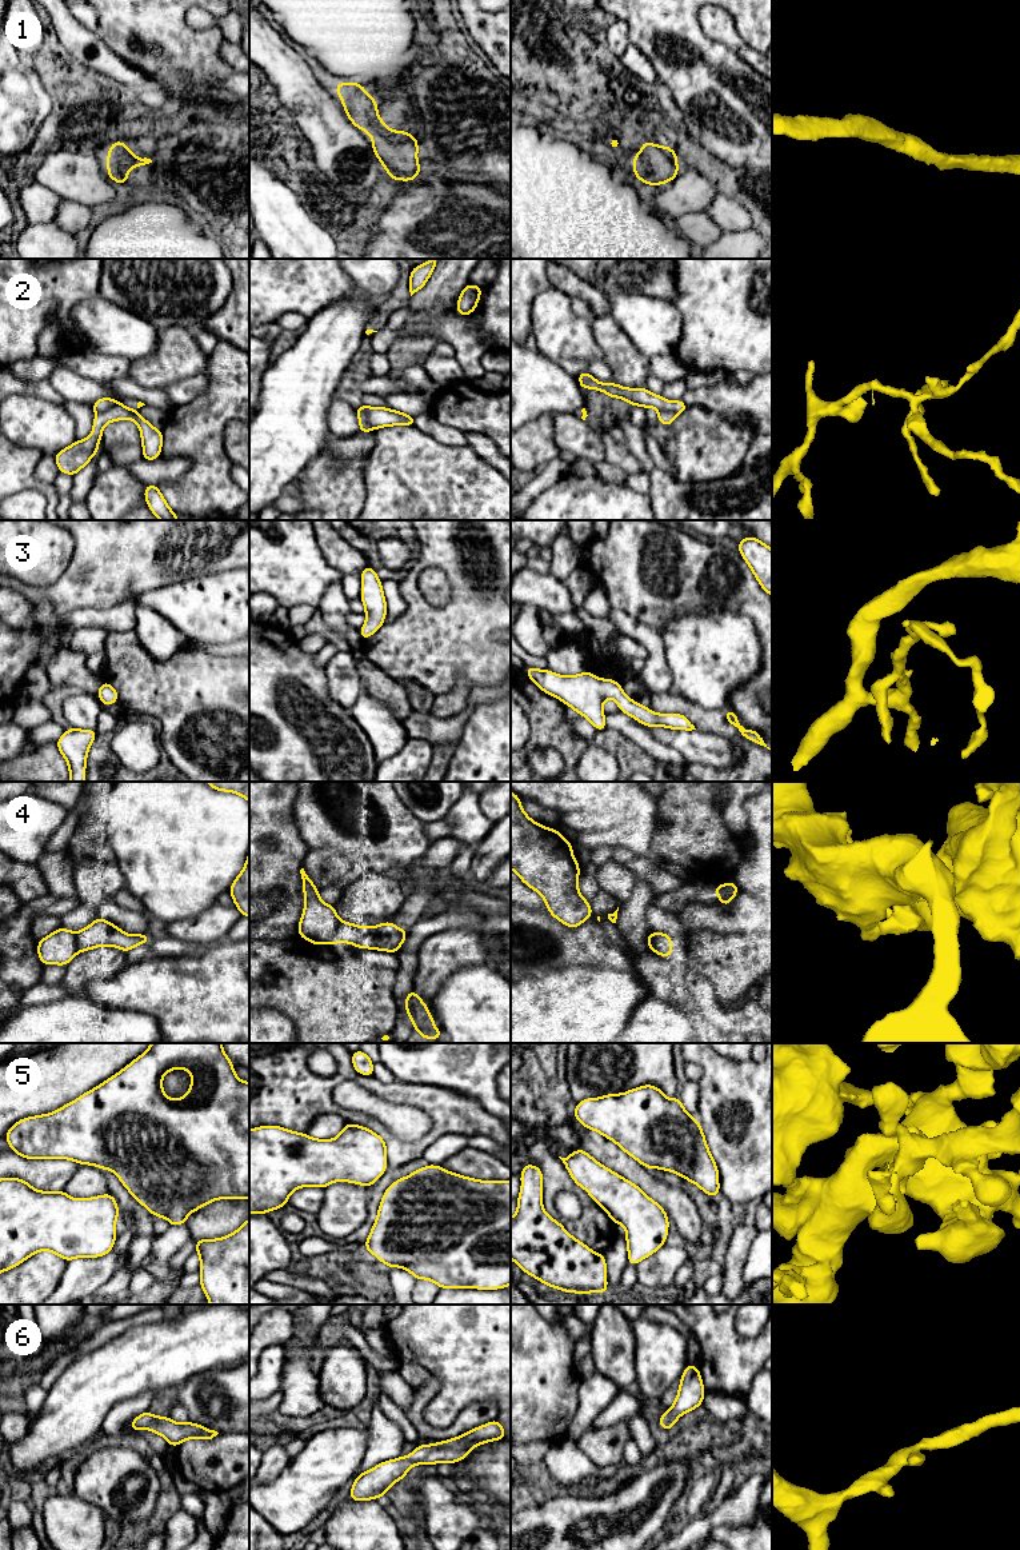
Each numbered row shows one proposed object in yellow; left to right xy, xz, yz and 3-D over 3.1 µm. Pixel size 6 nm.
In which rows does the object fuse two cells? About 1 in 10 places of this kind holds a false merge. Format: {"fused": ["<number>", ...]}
{"fused": ["2", "4"]}

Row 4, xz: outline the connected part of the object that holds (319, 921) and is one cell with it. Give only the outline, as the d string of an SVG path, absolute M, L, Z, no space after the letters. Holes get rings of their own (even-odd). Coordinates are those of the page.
M304 868L300 870L300 874L305 906L299 922L297 935L311 944L328 943L340 924L336 908L320 899L317 887Z

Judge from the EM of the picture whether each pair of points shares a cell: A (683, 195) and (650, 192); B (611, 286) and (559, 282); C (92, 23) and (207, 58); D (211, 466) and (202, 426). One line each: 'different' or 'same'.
A: same
B: different
C: different
D: same

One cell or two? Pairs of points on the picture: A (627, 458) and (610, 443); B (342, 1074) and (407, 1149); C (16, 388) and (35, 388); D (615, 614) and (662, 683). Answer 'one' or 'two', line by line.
A: one
B: one
C: one
D: one

